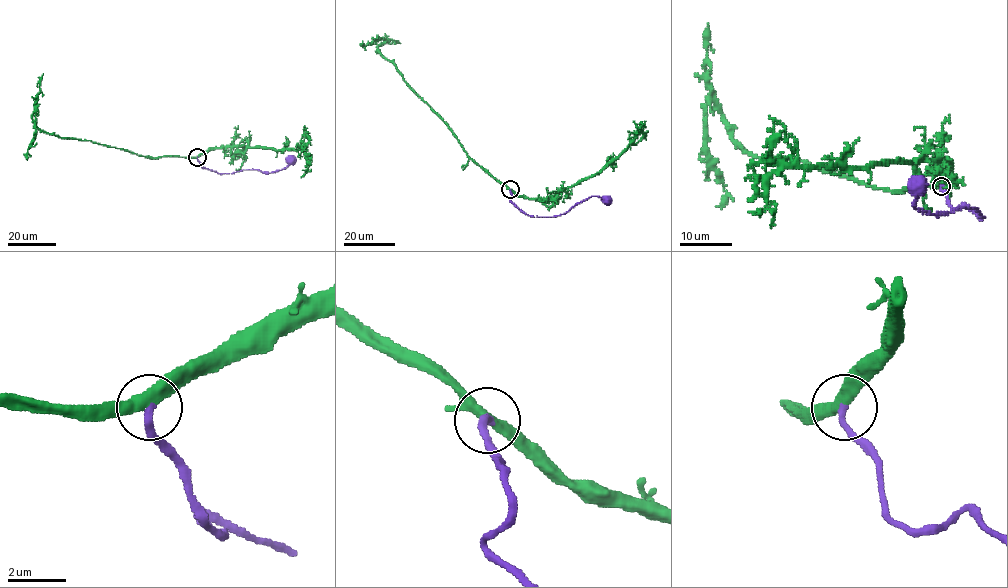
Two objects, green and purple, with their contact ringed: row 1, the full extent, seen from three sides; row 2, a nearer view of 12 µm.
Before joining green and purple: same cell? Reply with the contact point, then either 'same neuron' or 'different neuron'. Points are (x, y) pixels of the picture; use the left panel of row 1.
place (197, 157); same neuron

